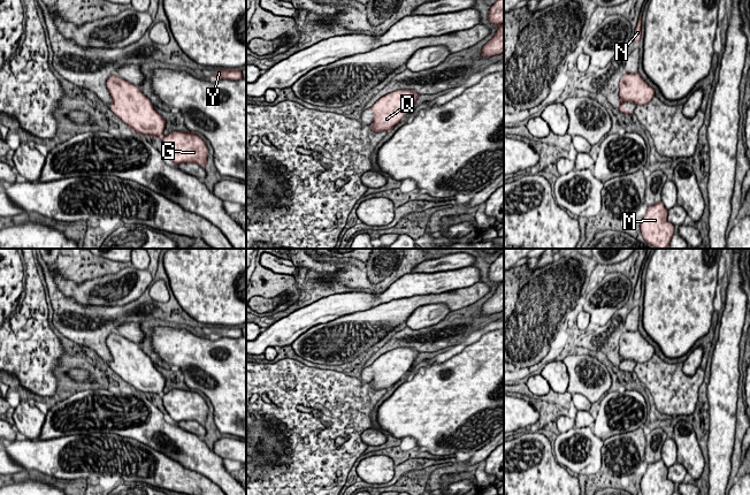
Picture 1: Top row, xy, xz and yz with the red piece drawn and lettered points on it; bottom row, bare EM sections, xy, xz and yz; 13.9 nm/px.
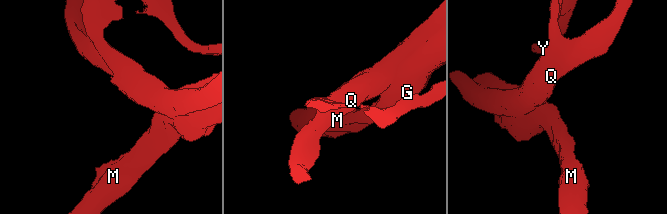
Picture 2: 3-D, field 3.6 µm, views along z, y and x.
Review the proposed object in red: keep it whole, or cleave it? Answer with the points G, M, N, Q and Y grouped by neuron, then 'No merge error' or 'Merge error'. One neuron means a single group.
Groups: G M N Q Y. No merge error

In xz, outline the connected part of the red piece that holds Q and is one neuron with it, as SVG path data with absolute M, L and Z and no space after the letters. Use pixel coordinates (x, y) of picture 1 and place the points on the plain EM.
M397 348L380 356L369 367L374 376L373 389L389 389L413 366L420 352L411 348Z

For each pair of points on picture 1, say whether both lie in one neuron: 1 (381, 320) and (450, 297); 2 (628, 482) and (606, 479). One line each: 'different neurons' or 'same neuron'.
1: same neuron
2: same neuron

